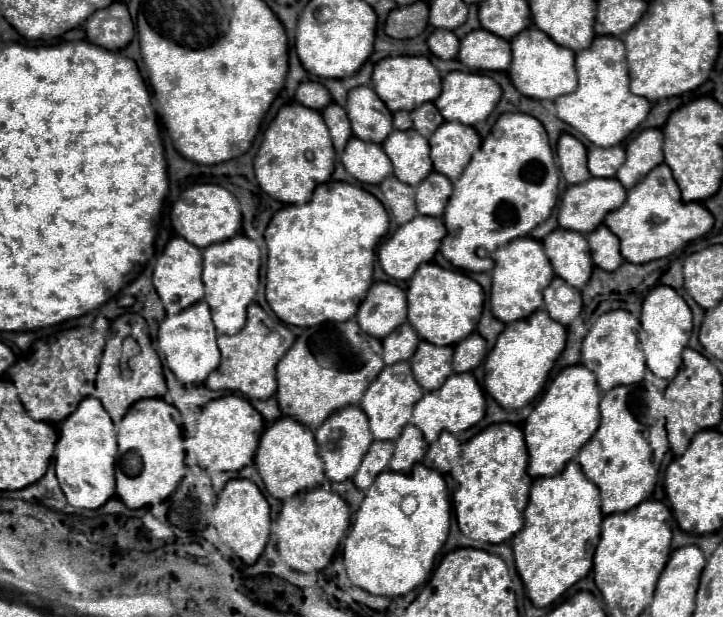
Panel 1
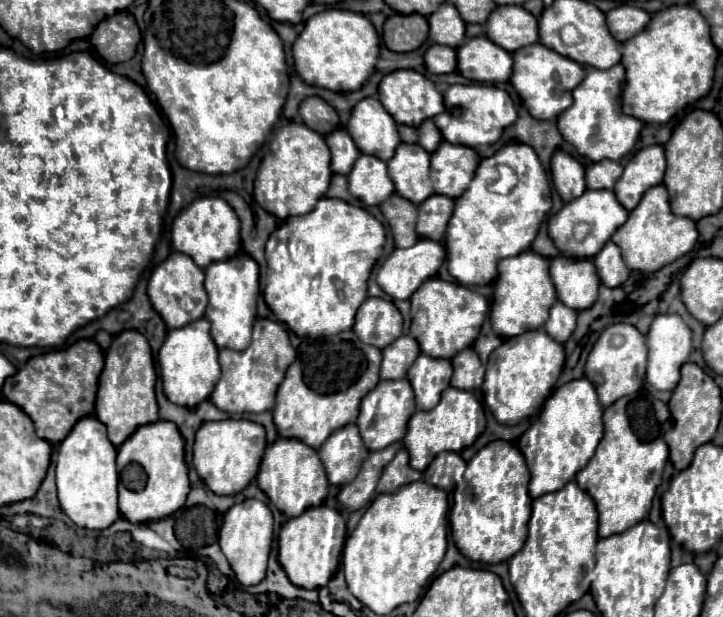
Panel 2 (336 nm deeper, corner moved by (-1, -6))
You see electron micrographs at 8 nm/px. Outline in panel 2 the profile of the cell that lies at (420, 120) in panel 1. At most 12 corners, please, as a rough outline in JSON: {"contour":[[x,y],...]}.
{"contour":[[431,119],[419,131],[419,145],[433,153],[441,143],[441,131]]}

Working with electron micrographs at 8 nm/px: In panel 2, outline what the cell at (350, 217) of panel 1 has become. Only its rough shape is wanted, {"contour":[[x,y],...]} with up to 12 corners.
{"contour":[[361,207],[271,233],[265,303],[299,337],[349,331],[383,255]]}

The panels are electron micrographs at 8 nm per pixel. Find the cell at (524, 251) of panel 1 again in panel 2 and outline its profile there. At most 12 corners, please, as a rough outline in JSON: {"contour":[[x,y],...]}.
{"contour":[[549,259],[499,261],[495,335],[541,329],[557,297]]}

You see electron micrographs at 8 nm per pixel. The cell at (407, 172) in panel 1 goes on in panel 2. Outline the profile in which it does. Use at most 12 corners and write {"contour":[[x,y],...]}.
{"contour":[[401,143],[387,161],[397,195],[419,205],[433,195],[429,153]]}

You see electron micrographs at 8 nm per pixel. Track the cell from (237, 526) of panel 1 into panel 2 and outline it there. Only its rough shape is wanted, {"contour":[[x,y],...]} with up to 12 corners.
{"contour":[[247,499],[225,513],[221,551],[243,587],[265,579],[273,515]]}

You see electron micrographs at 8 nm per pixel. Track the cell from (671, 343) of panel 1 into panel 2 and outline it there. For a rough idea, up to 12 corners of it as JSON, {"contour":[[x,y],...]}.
{"contour":[[657,315],[647,333],[647,381],[673,391],[691,355],[679,315]]}

